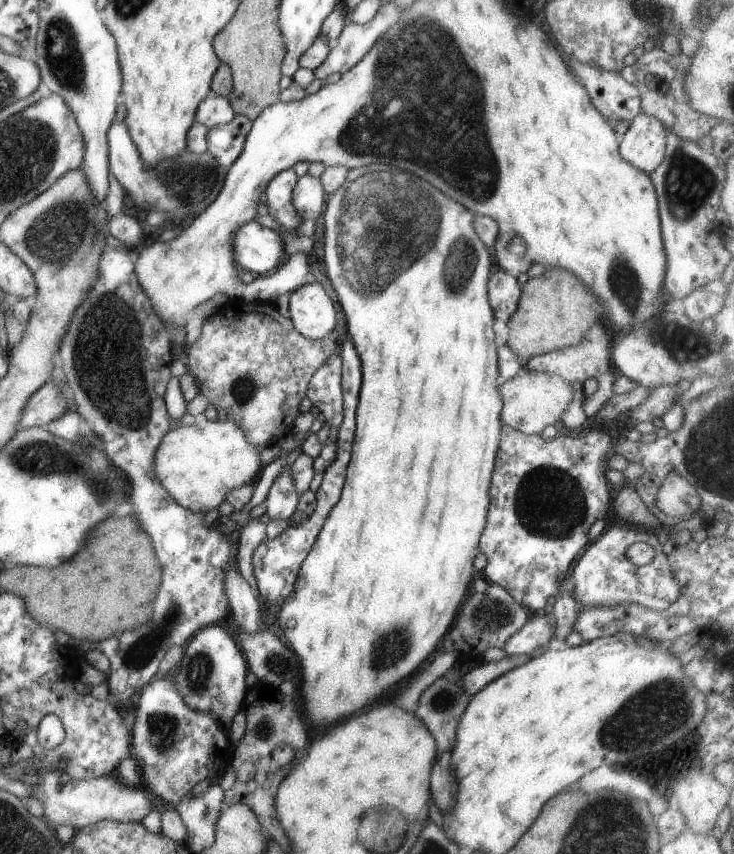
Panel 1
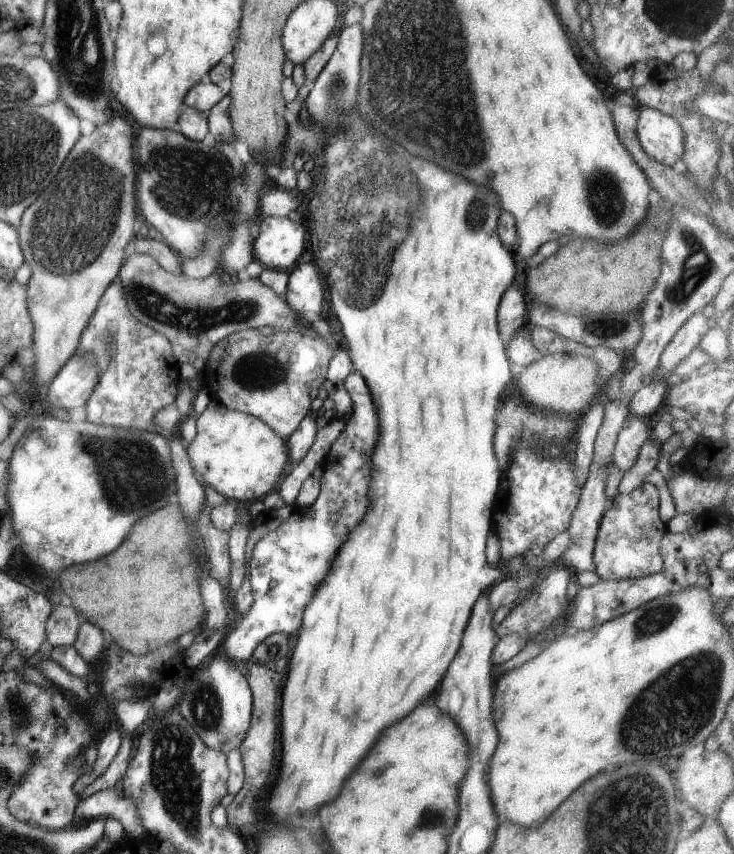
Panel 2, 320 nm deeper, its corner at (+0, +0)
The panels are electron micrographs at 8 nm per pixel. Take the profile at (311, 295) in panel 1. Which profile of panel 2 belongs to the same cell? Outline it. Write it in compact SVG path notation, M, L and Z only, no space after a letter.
M299 264L288 272L285 301L299 314L317 314L323 304L319 270L313 264Z

